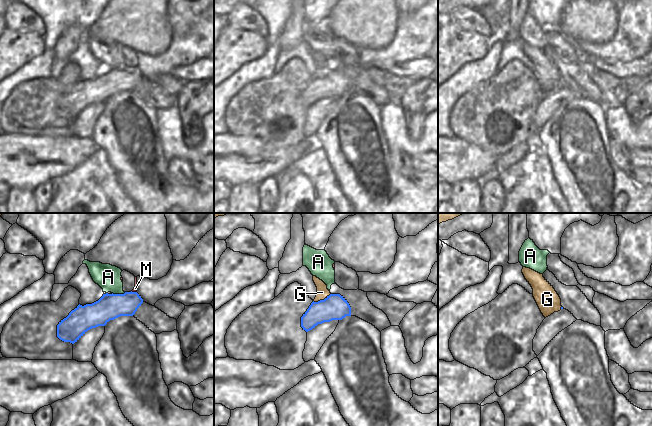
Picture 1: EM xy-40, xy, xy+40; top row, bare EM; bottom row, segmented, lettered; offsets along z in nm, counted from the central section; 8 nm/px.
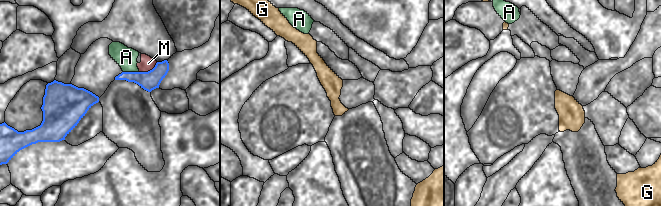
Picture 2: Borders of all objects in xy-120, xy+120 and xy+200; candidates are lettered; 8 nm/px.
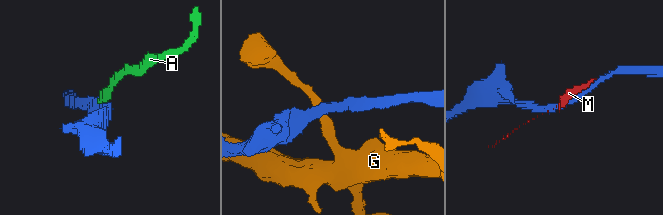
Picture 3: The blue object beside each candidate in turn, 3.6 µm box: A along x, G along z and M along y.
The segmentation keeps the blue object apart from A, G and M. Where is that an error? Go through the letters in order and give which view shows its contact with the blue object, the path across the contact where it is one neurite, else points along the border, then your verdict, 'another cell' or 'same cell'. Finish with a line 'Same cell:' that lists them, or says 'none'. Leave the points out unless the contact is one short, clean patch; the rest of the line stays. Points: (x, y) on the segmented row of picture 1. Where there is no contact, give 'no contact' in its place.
A: xy-40 | along xy-40 (125, 292), (112, 293) | another cell
G: xy | another cell
M: xy-40 | another cell
Same cell: none

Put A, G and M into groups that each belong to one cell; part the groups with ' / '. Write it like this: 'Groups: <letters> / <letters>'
Groups: A M / G.

